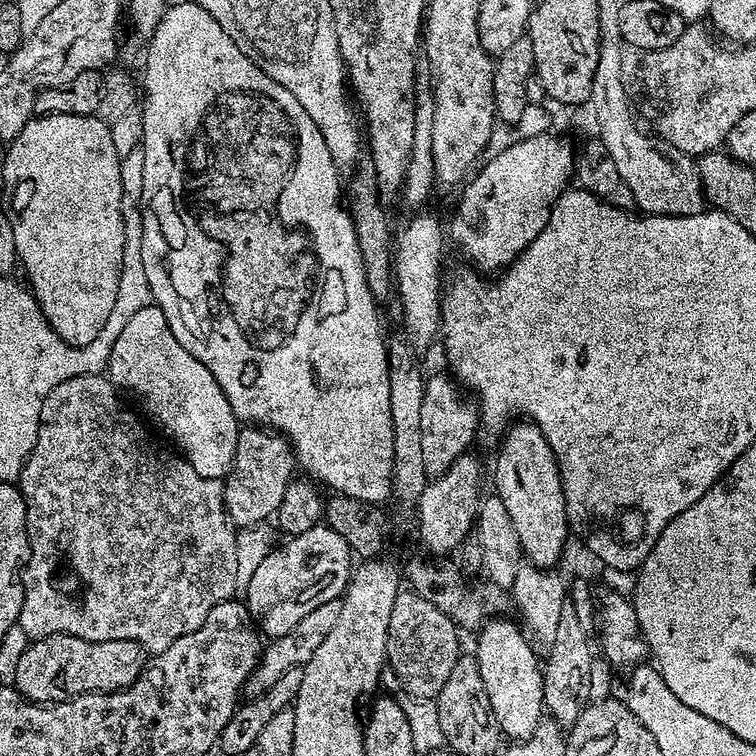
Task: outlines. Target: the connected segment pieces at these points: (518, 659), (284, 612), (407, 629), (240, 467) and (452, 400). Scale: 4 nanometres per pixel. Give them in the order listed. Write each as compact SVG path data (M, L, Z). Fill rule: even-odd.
M508 618L489 619L479 629L480 641L476 644L474 655L501 733L505 737L513 736L513 741L523 742L532 737L546 712L542 660L528 645L529 637L522 631L521 625L504 619Z
M321 522L316 527L306 530L306 534L285 539L283 543L273 548L270 554L266 554L266 559L258 565L258 570L254 570L254 575L246 585L248 613L252 615L257 629L265 637L284 636L290 630L294 630L294 626L298 626L298 622L302 622L302 618L306 618L310 610L331 600L340 600L344 595L344 589L348 587L353 568L354 553L348 547L346 538L342 538L342 534Z
M411 590L396 595L394 610L390 610L387 663L412 698L435 701L439 696L446 678L450 678L450 670L454 670L454 662L462 655L459 635L453 620L442 614L434 602L426 602L426 598Z
M268 426L241 427L232 469L222 480L224 505L233 525L242 529L271 521L282 502L282 494L286 494L286 486L293 479L292 468L296 467L296 457L287 436Z
M451 375L431 376L424 381L422 398L422 466L430 478L446 474L450 466L472 444L476 428L481 427L477 401ZM472 399L472 400L471 400Z

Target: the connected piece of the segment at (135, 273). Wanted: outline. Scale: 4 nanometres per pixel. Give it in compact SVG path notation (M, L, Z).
M137 147L122 157L120 173L122 174L122 226L124 227L124 249L122 250L122 274L118 282L118 298L114 302L114 310L110 310L110 318L98 338L86 346L84 352L100 352L100 364L107 369L110 350L122 334L122 326L138 314L138 310L146 310L146 306L154 303L150 281L146 278L146 270L142 267L142 214L144 213L144 199L142 198L142 177L146 170L146 158L143 147Z

